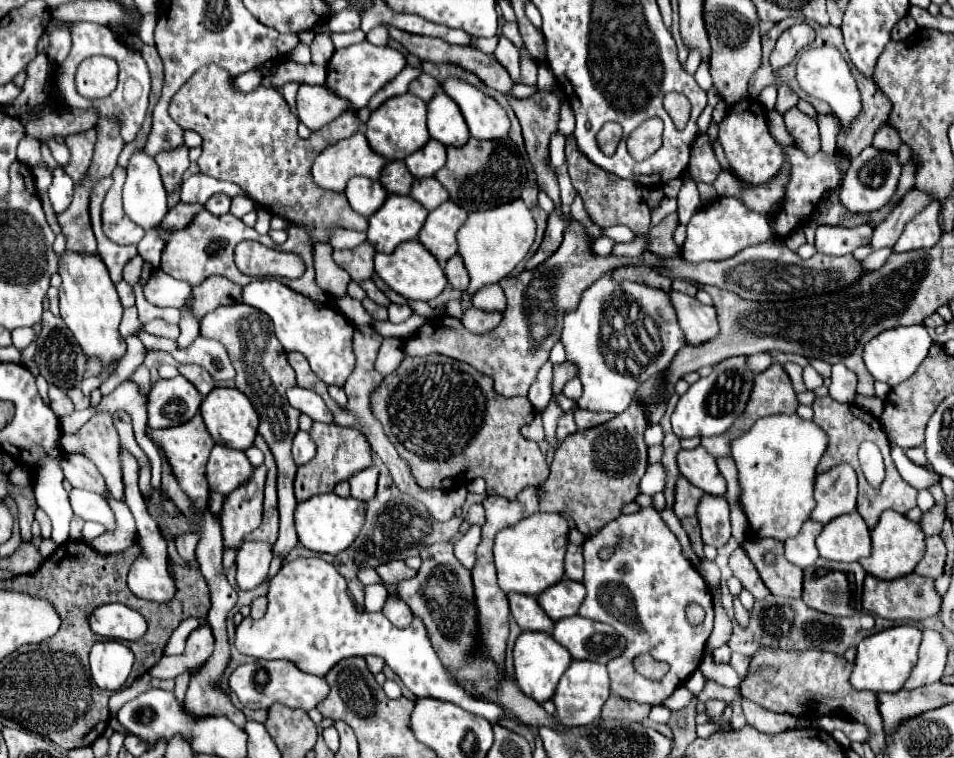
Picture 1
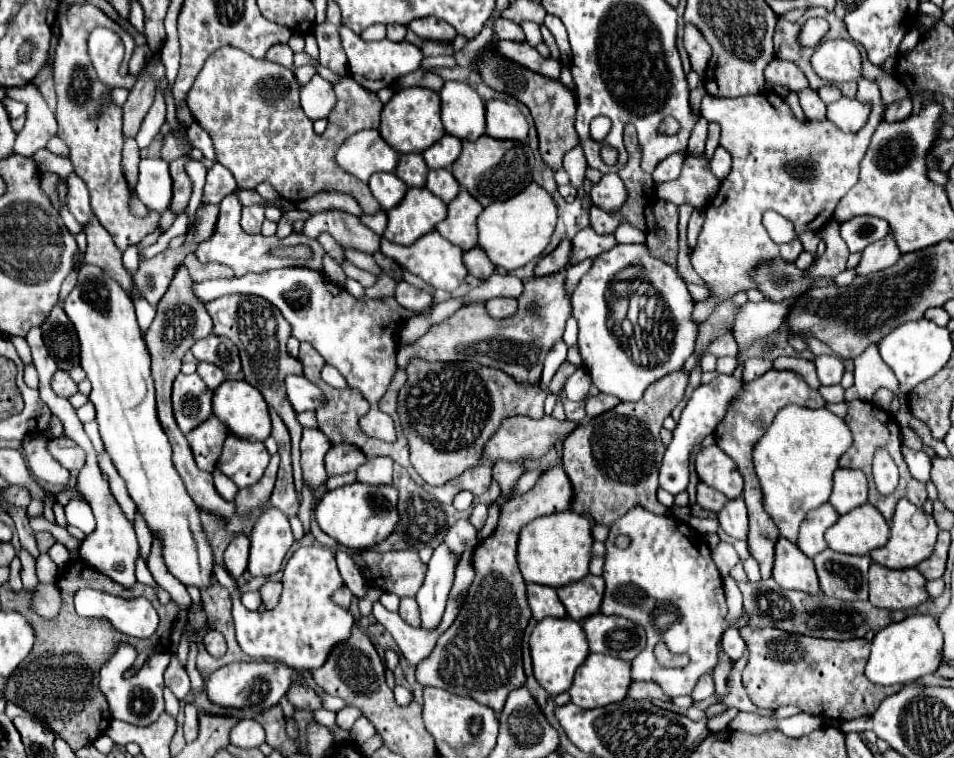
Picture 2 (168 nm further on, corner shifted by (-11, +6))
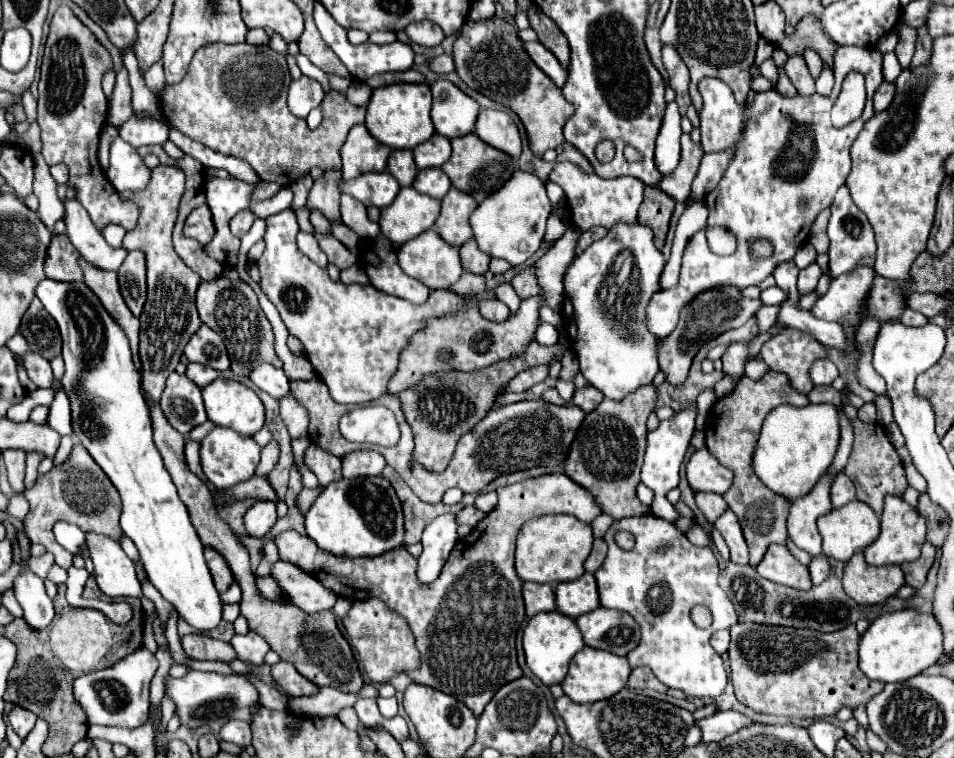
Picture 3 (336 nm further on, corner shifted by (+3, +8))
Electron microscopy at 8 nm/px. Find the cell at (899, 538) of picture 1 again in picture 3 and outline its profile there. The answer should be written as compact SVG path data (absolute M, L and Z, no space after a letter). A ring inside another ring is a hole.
M888 495L884 499L884 513L880 517L880 529L882 531L878 539L864 549L864 557L868 565L902 565L906 561L914 561L920 555L920 549L926 541L926 521L904 499L894 497L894 495Z

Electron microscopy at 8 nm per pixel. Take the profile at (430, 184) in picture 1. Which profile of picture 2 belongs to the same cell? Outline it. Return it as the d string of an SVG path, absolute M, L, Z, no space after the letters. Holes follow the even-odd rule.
M438 169L438 171L428 173L426 189L432 191L436 197L440 197L444 203L450 203L458 195L460 185L448 169Z

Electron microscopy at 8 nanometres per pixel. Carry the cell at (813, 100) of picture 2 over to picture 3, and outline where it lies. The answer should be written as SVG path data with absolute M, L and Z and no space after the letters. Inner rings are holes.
M788 57L786 65L786 75L790 77L790 81L794 83L798 95L806 97L806 95L814 95L814 79L810 77L810 71L806 67L806 61L802 57Z

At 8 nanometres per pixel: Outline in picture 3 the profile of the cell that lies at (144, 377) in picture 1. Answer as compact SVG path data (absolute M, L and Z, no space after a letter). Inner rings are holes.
M112 225L112 227L106 227L104 229L104 239L108 241L108 245L112 245L112 247L122 247L122 239L124 239L124 229L122 227L116 227L116 225Z

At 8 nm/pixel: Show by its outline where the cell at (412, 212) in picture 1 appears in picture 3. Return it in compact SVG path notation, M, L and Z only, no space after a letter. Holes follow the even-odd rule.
M404 187L398 191L396 199L388 209L380 211L382 235L394 245L402 245L416 235L432 229L440 213L440 201Z

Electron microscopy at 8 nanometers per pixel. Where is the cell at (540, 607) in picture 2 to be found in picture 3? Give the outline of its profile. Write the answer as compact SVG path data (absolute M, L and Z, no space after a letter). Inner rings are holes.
M526 581L522 585L522 595L524 595L524 605L526 605L528 617L534 617L536 613L542 613L542 611L554 611L556 609L552 585Z

